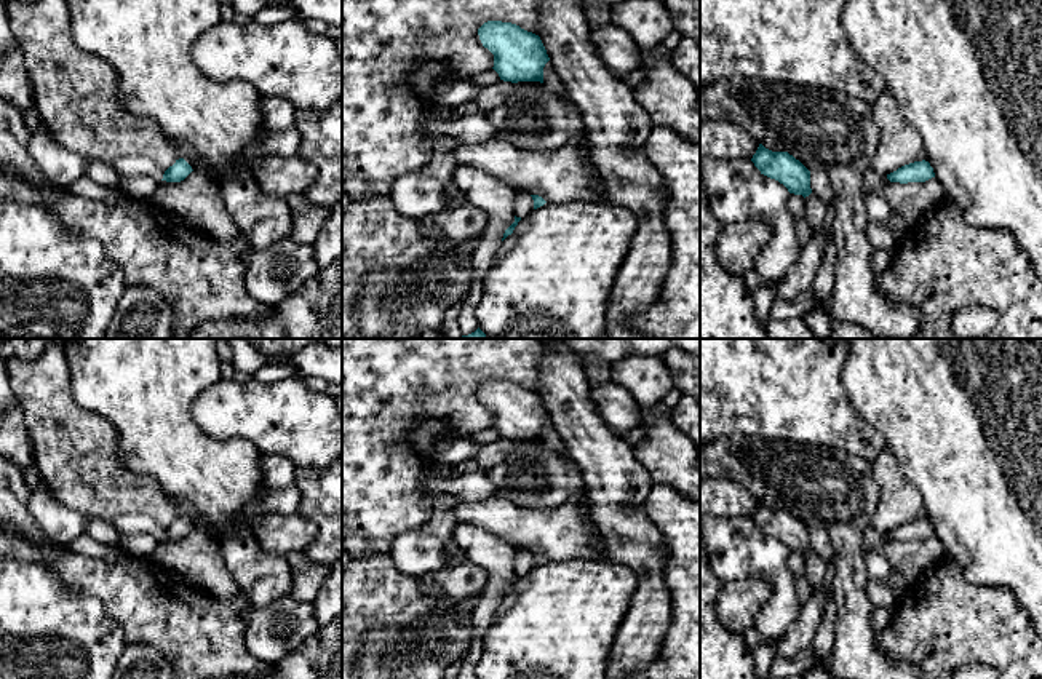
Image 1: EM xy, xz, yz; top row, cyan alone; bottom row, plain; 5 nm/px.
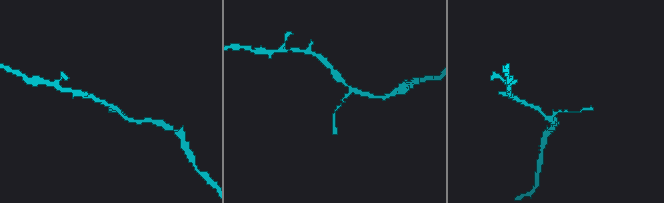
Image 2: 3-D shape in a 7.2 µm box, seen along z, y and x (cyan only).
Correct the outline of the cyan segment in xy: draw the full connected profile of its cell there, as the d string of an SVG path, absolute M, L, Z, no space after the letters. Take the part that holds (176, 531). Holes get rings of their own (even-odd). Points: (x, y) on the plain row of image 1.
M179 516L179 518L176 518L176 521L174 521L173 524L169 524L169 526L165 529L161 538L166 538L166 540L181 540L181 538L184 538L192 529L193 529L192 524L190 524L184 516Z

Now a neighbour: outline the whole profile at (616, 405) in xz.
M609 380L591 387L590 398L599 417L617 433L628 433L642 427L642 407L636 403L628 388Z

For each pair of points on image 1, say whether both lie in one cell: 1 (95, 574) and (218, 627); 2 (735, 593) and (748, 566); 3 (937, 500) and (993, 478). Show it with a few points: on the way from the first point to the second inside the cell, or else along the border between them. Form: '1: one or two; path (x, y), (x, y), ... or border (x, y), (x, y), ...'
1: one; path (125, 587), (187, 627)
2: two; border (723, 583), (764, 579), (769, 583), (771, 595)
3: one; path (951, 499), (972, 494), (978, 488)

